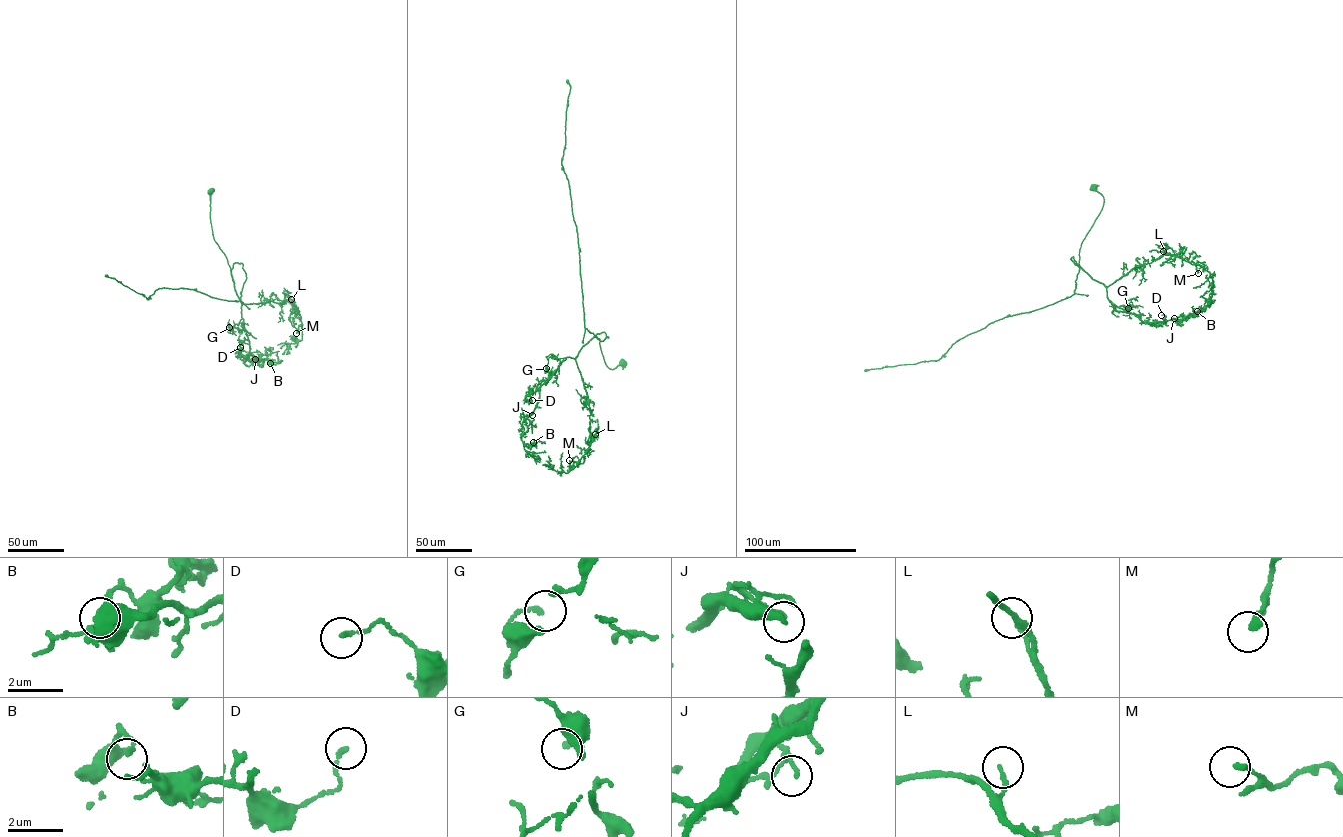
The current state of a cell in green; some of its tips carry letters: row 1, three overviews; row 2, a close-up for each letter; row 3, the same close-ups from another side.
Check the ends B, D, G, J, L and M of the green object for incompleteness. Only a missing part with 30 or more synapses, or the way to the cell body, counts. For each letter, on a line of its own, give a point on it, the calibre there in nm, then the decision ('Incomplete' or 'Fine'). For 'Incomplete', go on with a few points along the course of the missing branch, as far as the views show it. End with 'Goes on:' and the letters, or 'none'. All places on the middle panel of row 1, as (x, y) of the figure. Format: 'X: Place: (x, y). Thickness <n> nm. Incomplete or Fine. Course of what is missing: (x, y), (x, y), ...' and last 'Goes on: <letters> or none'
B: Place: (533, 442). Thickness 70 nm. Fine
D: Place: (532, 400). Thickness 170 nm. Fine
G: Place: (546, 368). Thickness 150 nm. Fine
J: Place: (532, 415). Thickness 110 nm. Fine
L: Place: (595, 434). Thickness 120 nm. Fine
M: Place: (569, 460). Thickness 200 nm. Fine
Goes on: none

